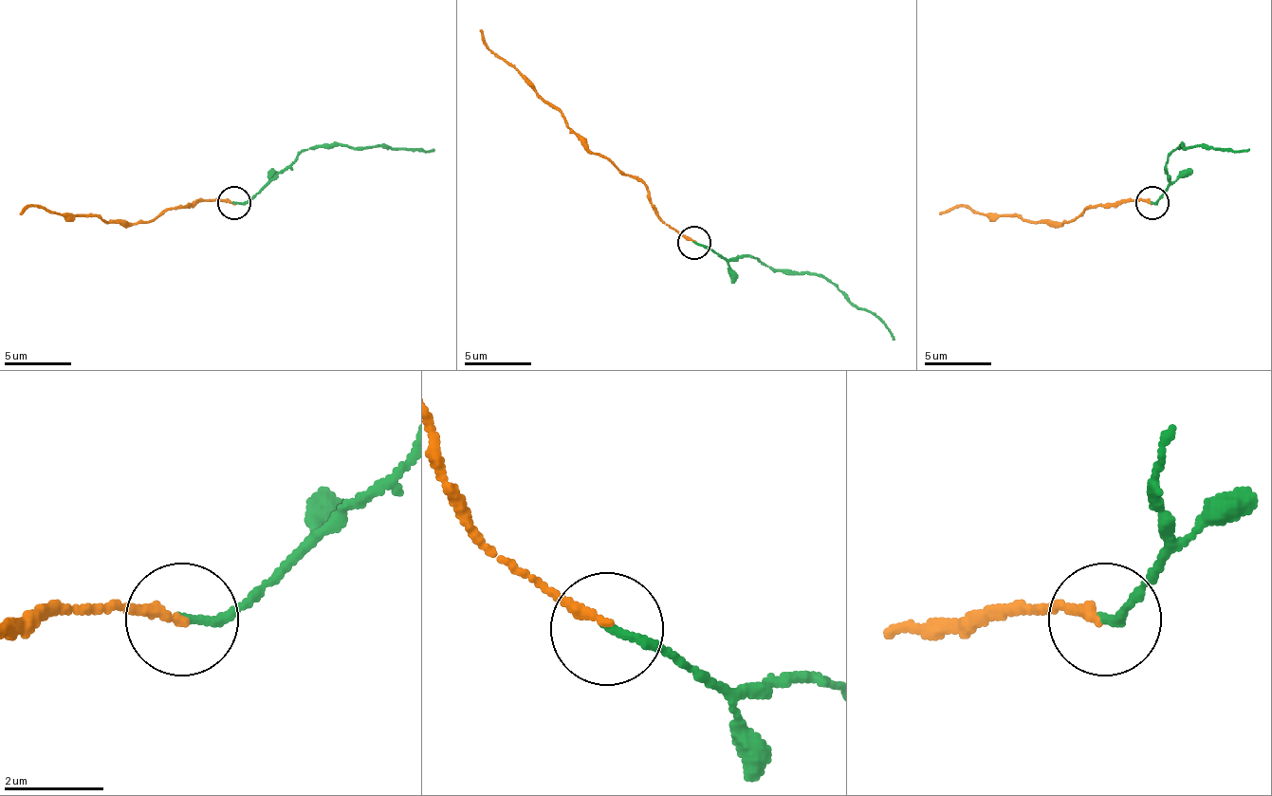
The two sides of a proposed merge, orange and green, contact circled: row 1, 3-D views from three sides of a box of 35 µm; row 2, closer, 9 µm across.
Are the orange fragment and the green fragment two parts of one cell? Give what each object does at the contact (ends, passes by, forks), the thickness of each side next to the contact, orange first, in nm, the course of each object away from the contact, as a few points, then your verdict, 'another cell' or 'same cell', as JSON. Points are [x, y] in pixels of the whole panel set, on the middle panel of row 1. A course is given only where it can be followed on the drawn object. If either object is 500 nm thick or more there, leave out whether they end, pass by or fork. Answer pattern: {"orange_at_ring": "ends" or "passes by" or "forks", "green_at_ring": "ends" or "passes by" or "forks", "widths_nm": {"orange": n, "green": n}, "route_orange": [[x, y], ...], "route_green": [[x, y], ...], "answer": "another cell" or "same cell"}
{"orange_at_ring": "ends", "green_at_ring": "ends", "widths_nm": {"orange": 200, "green": 160}, "route_orange": [[695, 240], [685, 240], [658, 217], [638, 180], [599, 157], [565, 117], [495, 54], [479, 30]], "route_green": [[695, 244], [705, 244], [728, 260], [755, 257], [775, 270], [821, 273], [848, 300], [865, 306], [894, 341]], "answer": "another cell"}

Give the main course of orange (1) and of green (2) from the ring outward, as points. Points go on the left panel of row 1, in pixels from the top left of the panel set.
1: (235, 202), (178, 205), (138, 222), (105, 222), (35, 205), (19, 215)
2: (235, 202), (245, 202), (315, 145), (434, 149)

